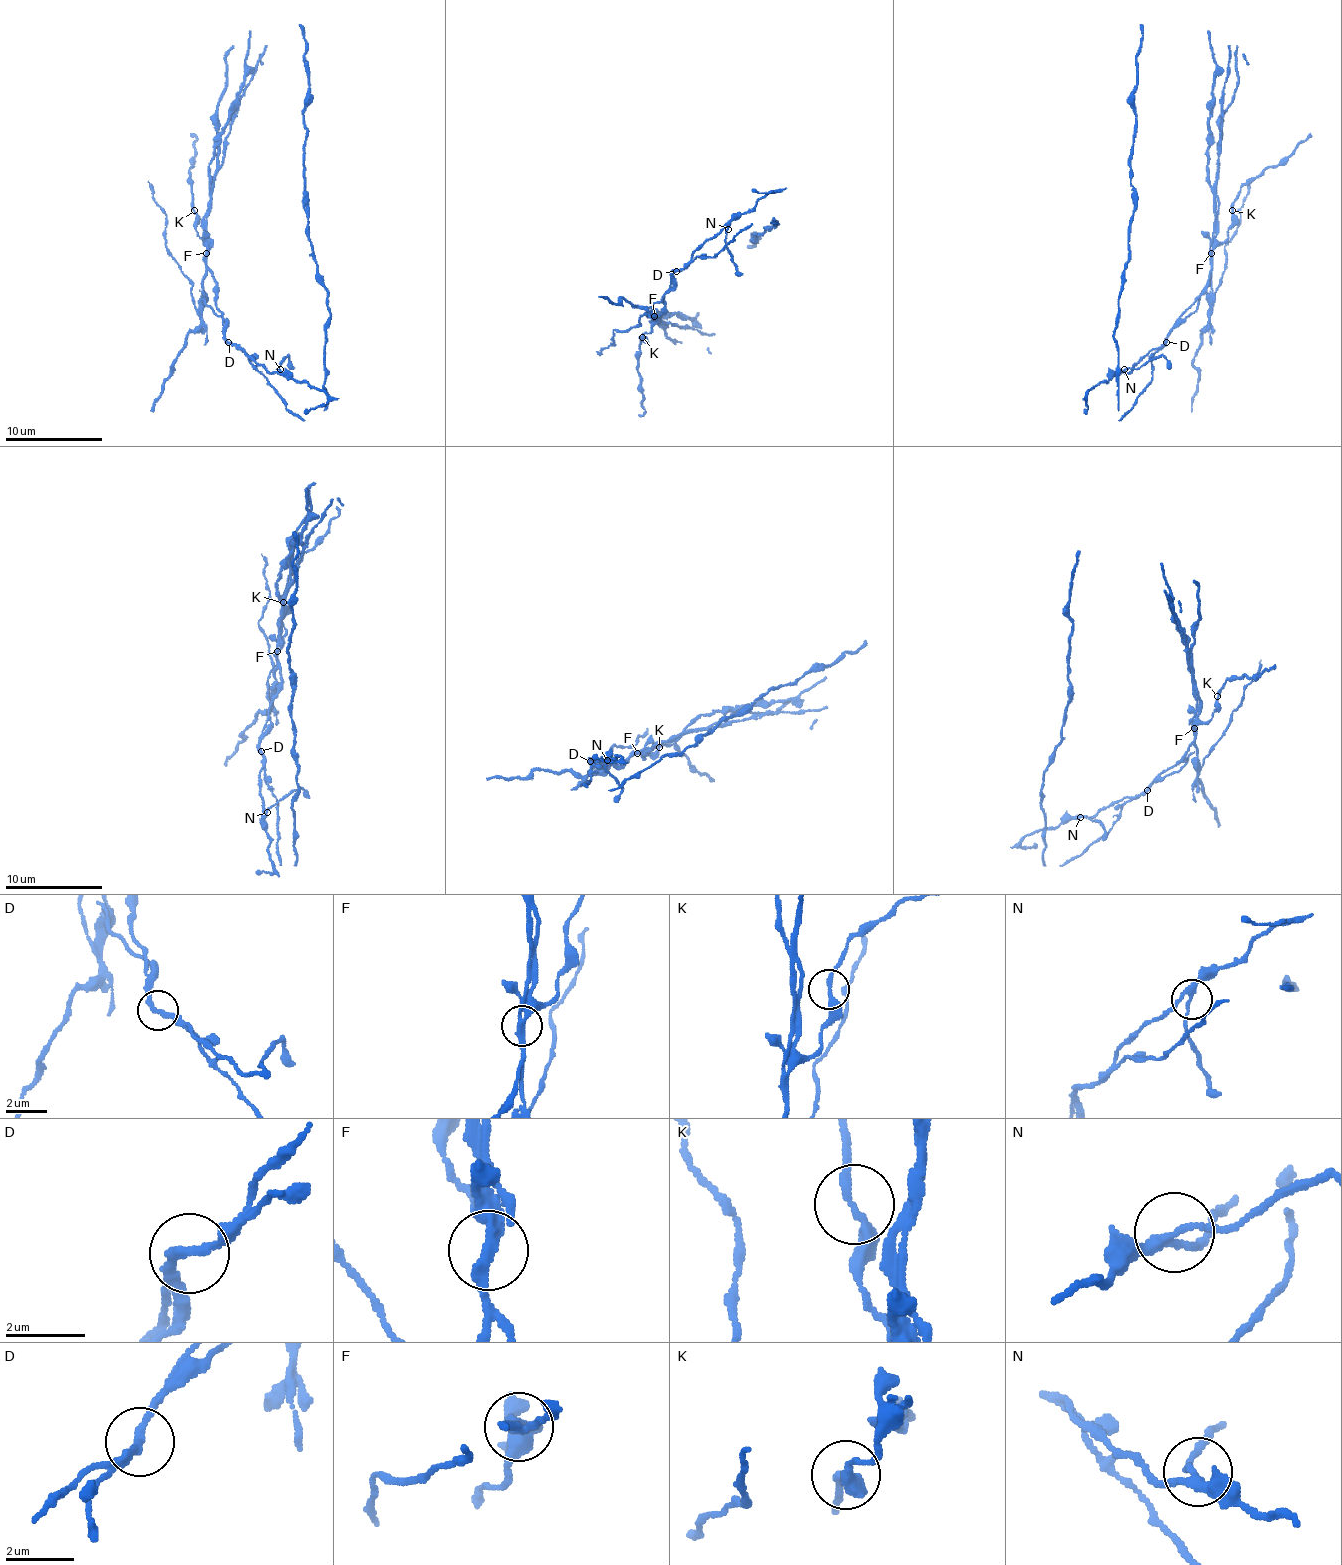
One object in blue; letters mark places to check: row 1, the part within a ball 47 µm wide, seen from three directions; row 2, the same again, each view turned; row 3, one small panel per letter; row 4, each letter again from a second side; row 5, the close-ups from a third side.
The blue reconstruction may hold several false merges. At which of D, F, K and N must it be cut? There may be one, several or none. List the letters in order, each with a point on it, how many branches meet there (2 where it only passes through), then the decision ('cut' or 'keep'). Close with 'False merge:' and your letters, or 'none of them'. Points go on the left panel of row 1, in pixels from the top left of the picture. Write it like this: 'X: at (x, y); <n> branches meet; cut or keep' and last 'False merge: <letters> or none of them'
D: at (228, 342); 2 branches meet; cut
F: at (206, 253); 3 branches meet; cut
K: at (194, 210); 2 branches meet; keep
N: at (280, 369); 3 branches meet; keep
False merge: D, F

